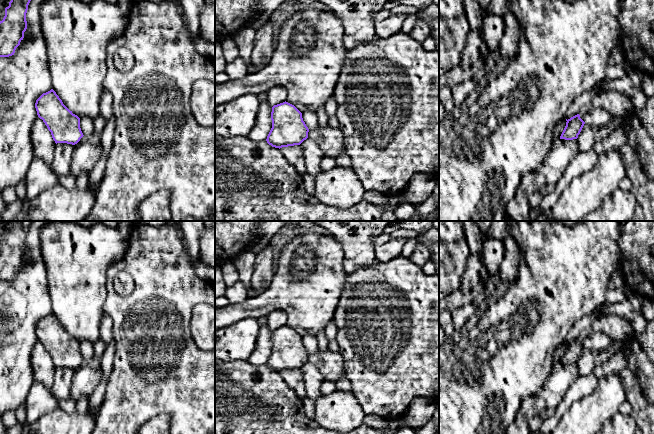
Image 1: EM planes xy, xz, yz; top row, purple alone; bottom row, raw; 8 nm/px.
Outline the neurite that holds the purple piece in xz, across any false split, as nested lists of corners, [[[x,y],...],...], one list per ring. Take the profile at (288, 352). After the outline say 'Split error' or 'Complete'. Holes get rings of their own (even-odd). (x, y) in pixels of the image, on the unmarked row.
[[[283,326],[272,331],[272,352],[267,367],[275,372],[300,369],[308,362],[309,353],[302,337],[292,328]]]. Complete

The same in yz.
[[[577,338],[570,343],[566,343],[566,350],[560,360],[560,363],[573,364],[577,363],[580,358],[585,346]]]. Complete

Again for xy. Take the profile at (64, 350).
[[[53,313],[36,324],[35,332],[56,368],[75,369],[84,360],[80,352],[80,342],[63,328]]]. Complete

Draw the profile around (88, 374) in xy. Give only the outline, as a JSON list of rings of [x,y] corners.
[[[94,356],[91,359],[83,360],[74,369],[70,398],[77,402],[81,396],[89,397],[102,377],[101,358]]]

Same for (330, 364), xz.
[[[318,349],[309,353],[308,363],[313,364],[323,378],[331,382],[336,383],[339,377],[345,376],[344,359],[339,352]]]

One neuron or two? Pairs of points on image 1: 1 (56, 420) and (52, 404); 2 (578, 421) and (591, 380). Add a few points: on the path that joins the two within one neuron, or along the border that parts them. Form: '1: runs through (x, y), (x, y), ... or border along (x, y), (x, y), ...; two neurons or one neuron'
1: border along (59, 408), (44, 413), (34, 422); two neurons
2: border along (599, 378), (591, 392), (567, 407); two neurons

